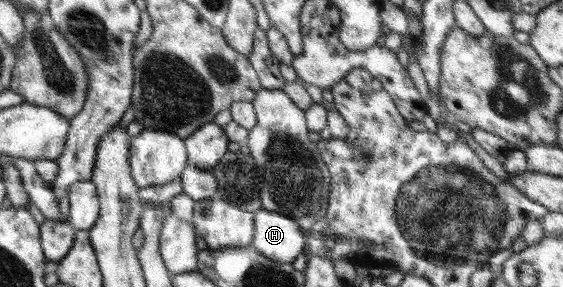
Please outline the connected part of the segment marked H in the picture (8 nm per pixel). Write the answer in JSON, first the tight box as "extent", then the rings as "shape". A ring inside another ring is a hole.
{"extent":[252,208,307,263],"shape":[[[263,208],[254,212],[252,246],[274,261],[292,263],[306,249],[307,233],[292,218]]]}

